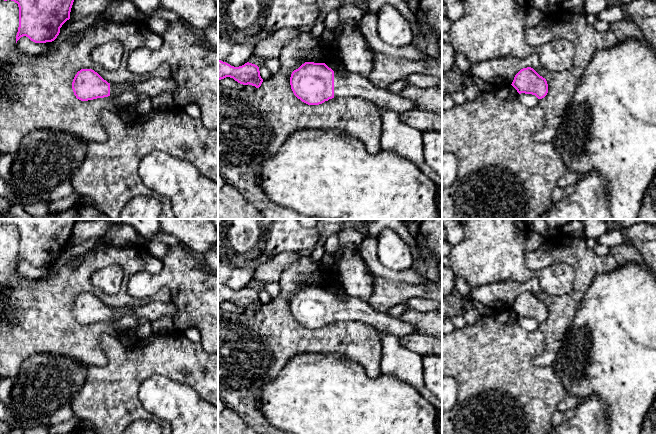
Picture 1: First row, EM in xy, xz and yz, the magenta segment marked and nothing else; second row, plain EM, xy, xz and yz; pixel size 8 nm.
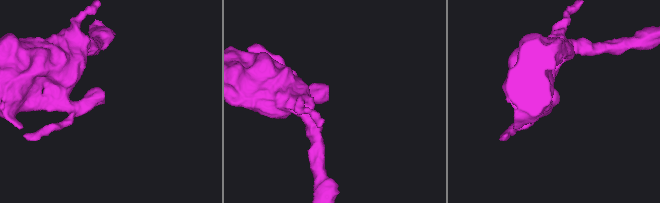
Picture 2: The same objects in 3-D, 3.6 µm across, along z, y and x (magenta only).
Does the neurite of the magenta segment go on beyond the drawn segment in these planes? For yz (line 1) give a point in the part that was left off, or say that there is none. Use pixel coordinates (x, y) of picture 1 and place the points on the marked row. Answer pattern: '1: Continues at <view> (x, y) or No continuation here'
1: No continuation here

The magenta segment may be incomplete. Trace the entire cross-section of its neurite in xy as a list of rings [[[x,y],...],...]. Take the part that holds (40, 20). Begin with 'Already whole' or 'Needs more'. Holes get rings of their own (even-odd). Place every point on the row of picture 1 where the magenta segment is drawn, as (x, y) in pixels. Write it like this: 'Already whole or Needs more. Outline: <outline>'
Already whole. Outline: [[[11,0],[19,7],[19,27],[16,35],[17,41],[23,37],[28,37],[35,43],[46,43],[54,41],[60,33],[62,25],[70,19],[70,12],[74,0]]]

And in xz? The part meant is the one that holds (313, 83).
Needs more. Outline: [[[305,62],[292,72],[290,85],[294,95],[308,105],[337,97],[361,97],[398,114],[416,109],[412,100],[377,88],[361,75],[351,72],[339,75],[325,63]]]

